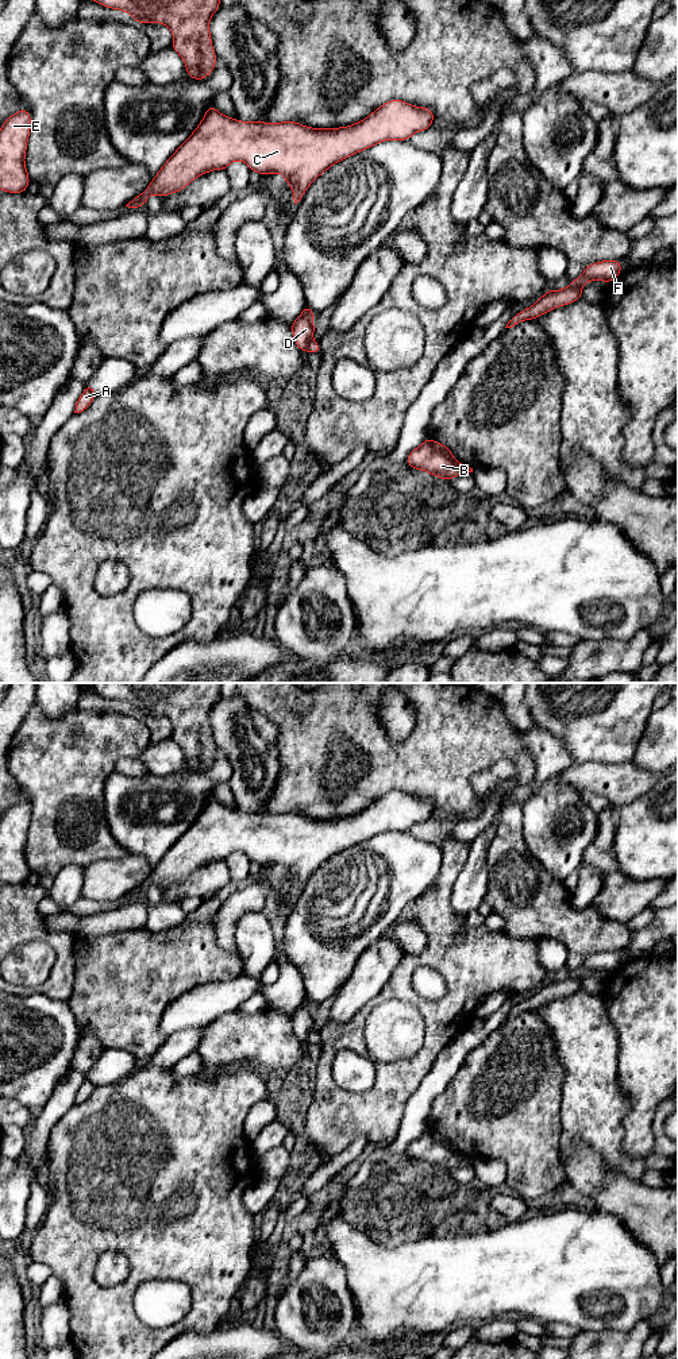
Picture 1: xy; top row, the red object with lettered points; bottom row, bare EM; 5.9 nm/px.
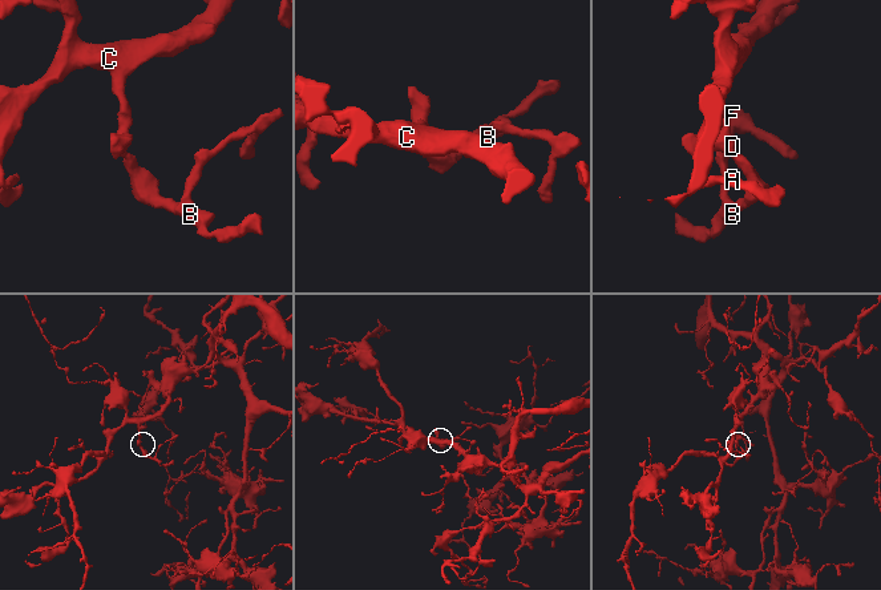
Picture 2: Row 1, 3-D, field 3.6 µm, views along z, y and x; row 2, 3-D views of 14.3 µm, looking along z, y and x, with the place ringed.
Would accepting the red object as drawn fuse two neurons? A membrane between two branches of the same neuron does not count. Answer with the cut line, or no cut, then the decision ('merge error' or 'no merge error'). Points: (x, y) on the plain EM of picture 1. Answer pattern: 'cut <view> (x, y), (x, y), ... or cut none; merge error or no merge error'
cut none; no merge error

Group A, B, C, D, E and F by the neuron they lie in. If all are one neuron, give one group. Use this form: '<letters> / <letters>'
A B C D E F

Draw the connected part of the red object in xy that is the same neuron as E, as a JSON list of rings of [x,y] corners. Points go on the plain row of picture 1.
[[[26,800],[5,810],[0,819],[0,881],[24,884],[30,876],[24,849],[31,823],[31,804]]]

